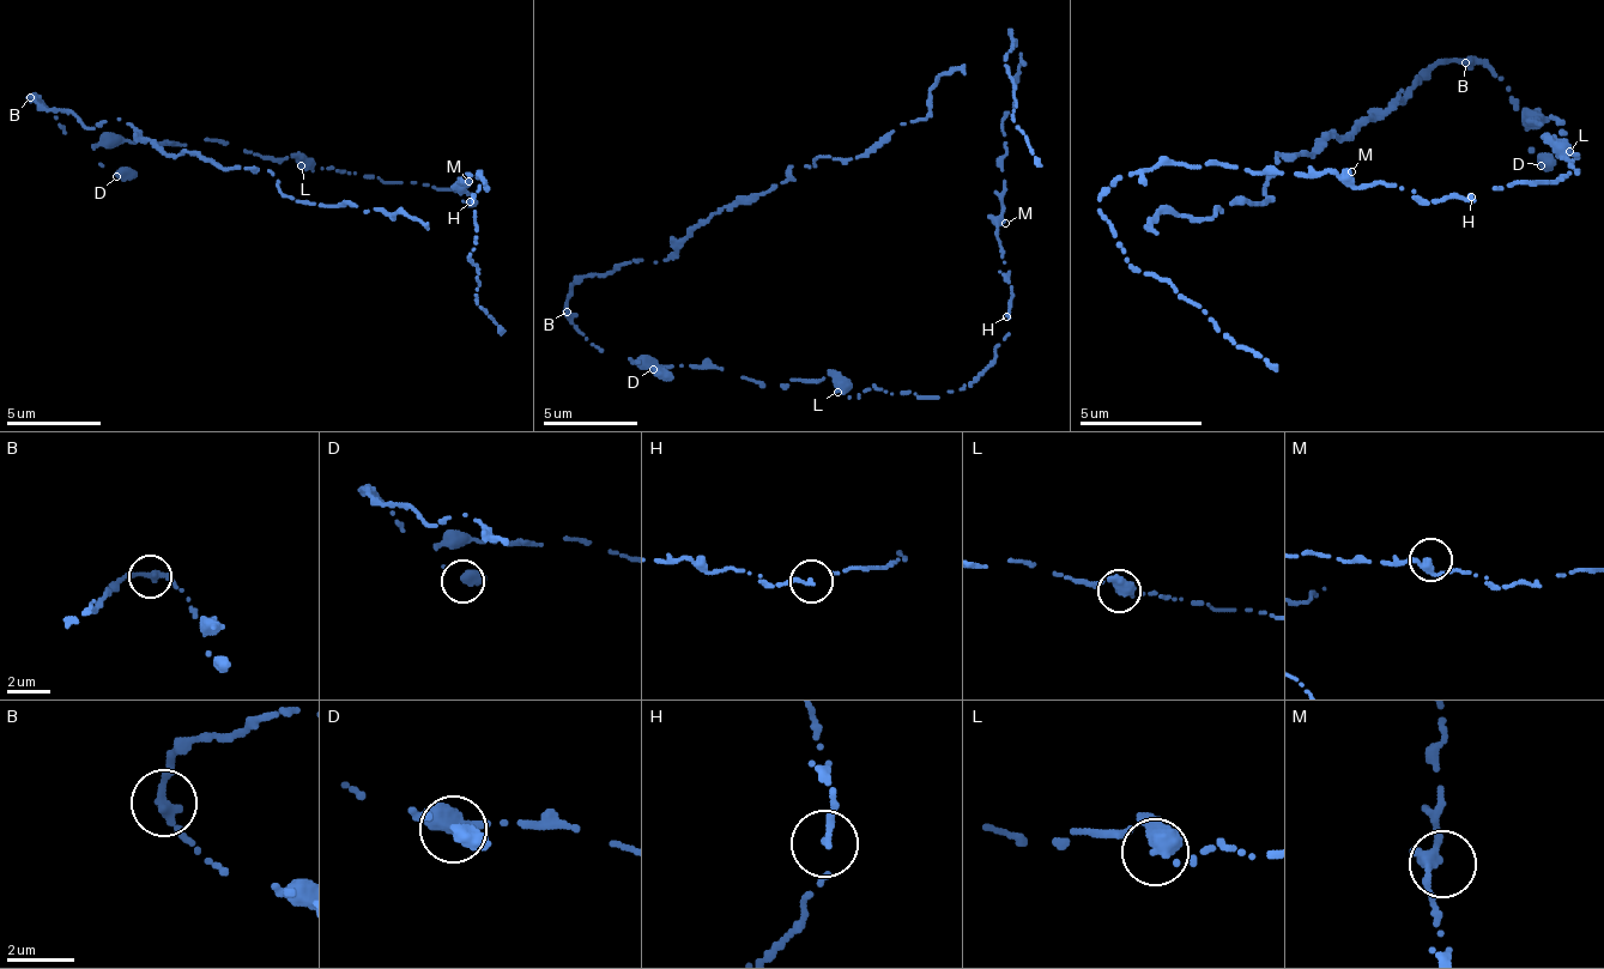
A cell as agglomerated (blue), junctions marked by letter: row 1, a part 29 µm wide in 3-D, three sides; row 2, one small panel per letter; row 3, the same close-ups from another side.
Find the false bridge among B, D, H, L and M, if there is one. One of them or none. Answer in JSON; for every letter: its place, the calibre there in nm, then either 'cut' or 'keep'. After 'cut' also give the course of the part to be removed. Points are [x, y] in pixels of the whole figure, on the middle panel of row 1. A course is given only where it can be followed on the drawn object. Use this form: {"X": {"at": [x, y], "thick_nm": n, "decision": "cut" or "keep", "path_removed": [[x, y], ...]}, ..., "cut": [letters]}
{"B": {"at": [567, 312], "thick_nm": 300, "decision": "cut", "path_removed": [[568, 313], [587, 274], [663, 261], [794, 167], [864, 157], [930, 110], [939, 73], [963, 73]]}, "D": {"at": [653, 369], "thick_nm": 440, "decision": "keep"}, "H": {"at": [1006, 316], "thick_nm": 150, "decision": "keep"}, "L": {"at": [837, 392], "thick_nm": 380, "decision": "keep"}, "M": {"at": [1005, 223], "thick_nm": 320, "decision": "keep"}, "cut": ["B"]}

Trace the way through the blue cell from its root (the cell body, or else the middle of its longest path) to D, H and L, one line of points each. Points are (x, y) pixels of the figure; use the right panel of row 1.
D: (1553, 140), (1559, 122), (1553, 116), (1535, 122), (1535, 116), (1527, 146), (1541, 165)
H: (1553, 140), (1547, 140), (1571, 153), (1565, 159), (1577, 171), (1553, 183), (1509, 183), (1474, 195)
L: (1553, 140), (1547, 140), (1571, 153)

